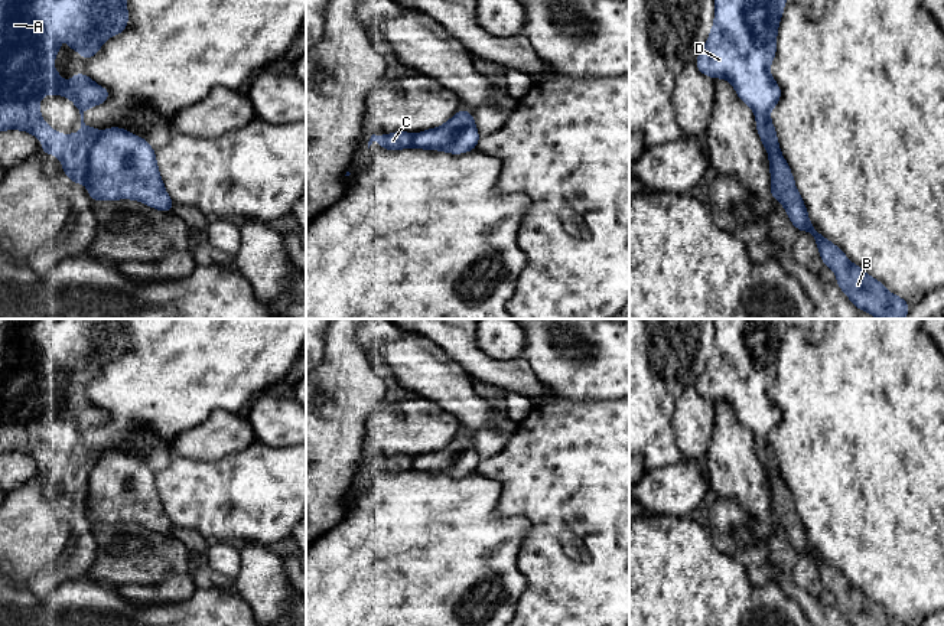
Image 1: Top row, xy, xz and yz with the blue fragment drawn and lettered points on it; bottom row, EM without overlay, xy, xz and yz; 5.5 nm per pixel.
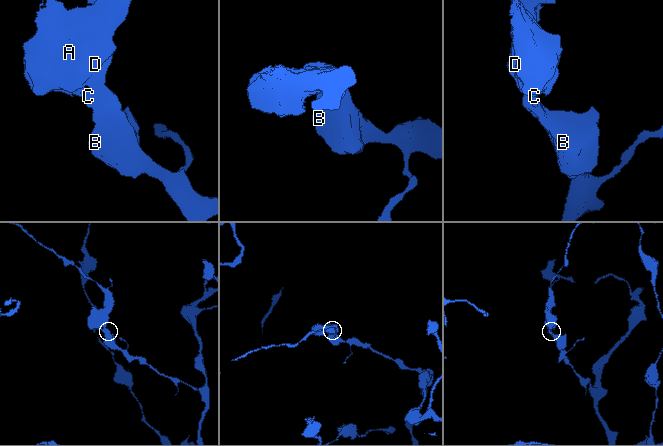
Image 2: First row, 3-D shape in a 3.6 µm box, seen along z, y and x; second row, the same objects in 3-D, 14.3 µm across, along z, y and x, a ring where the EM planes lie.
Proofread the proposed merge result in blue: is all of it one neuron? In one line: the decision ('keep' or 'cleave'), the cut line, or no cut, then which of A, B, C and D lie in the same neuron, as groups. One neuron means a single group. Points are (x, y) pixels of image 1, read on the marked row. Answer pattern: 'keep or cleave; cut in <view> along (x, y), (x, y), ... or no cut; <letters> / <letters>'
cleave; cut in xy along (101, 133), (90, 150), (84, 181); A C D / B

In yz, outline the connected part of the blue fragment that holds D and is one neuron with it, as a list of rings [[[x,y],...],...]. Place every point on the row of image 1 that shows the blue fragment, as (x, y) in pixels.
[[[714,0],[714,23],[696,59],[697,69],[714,79],[729,79],[756,118],[766,150],[778,146],[769,111],[781,88],[769,74],[777,53],[777,32],[788,0]]]

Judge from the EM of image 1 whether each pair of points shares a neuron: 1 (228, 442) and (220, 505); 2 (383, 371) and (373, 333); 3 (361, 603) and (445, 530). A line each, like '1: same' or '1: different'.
1: different
2: same
3: same

